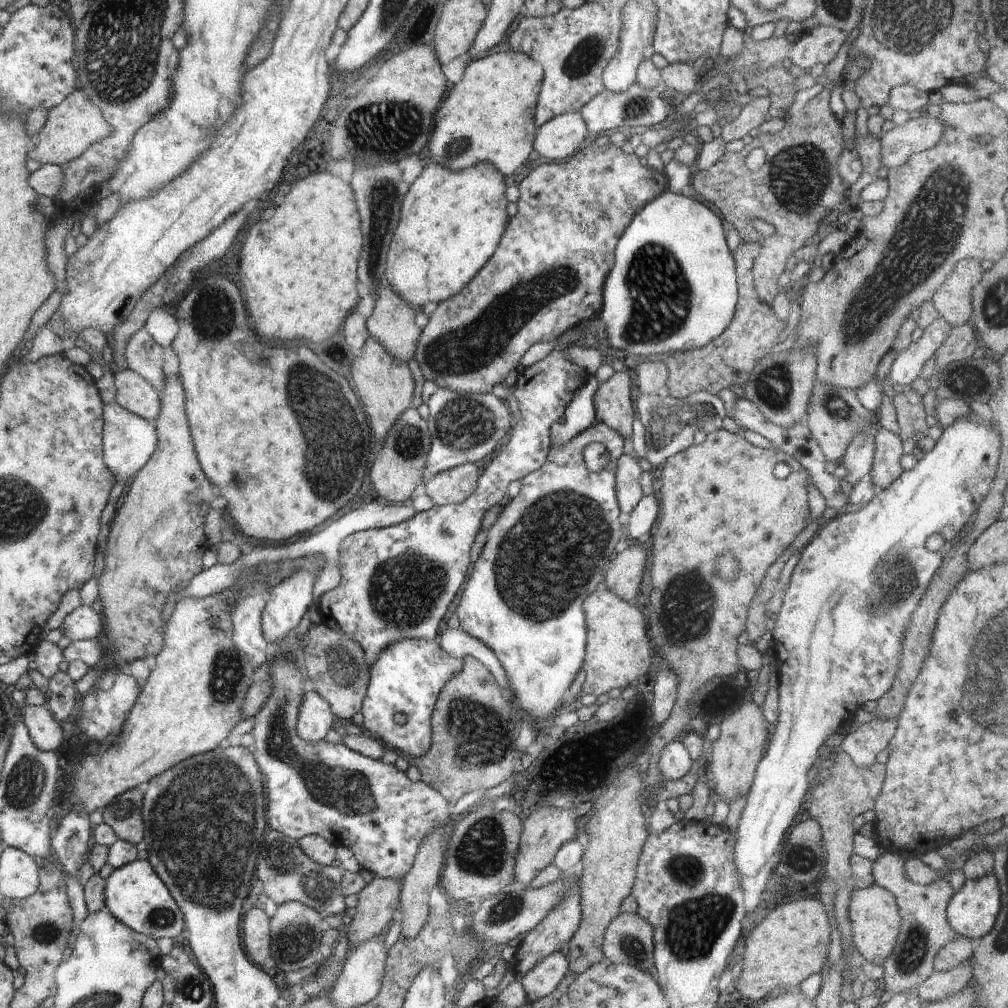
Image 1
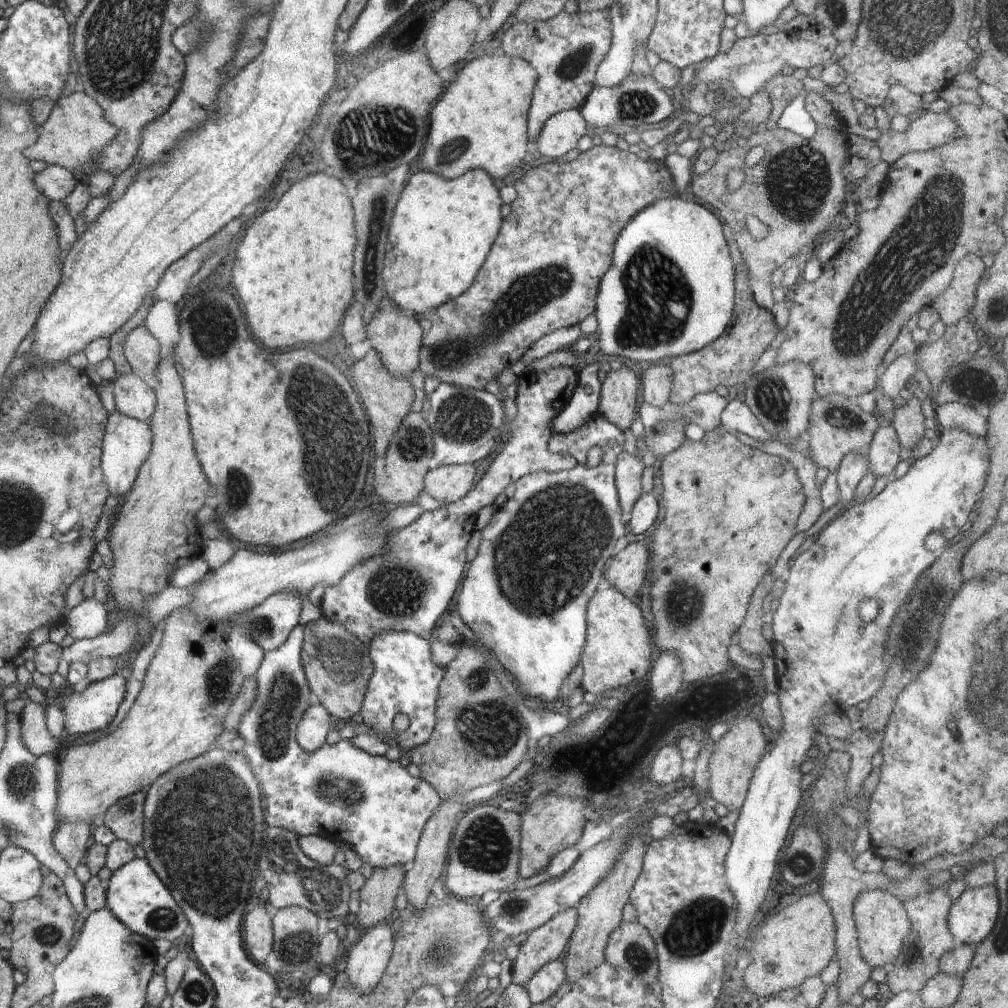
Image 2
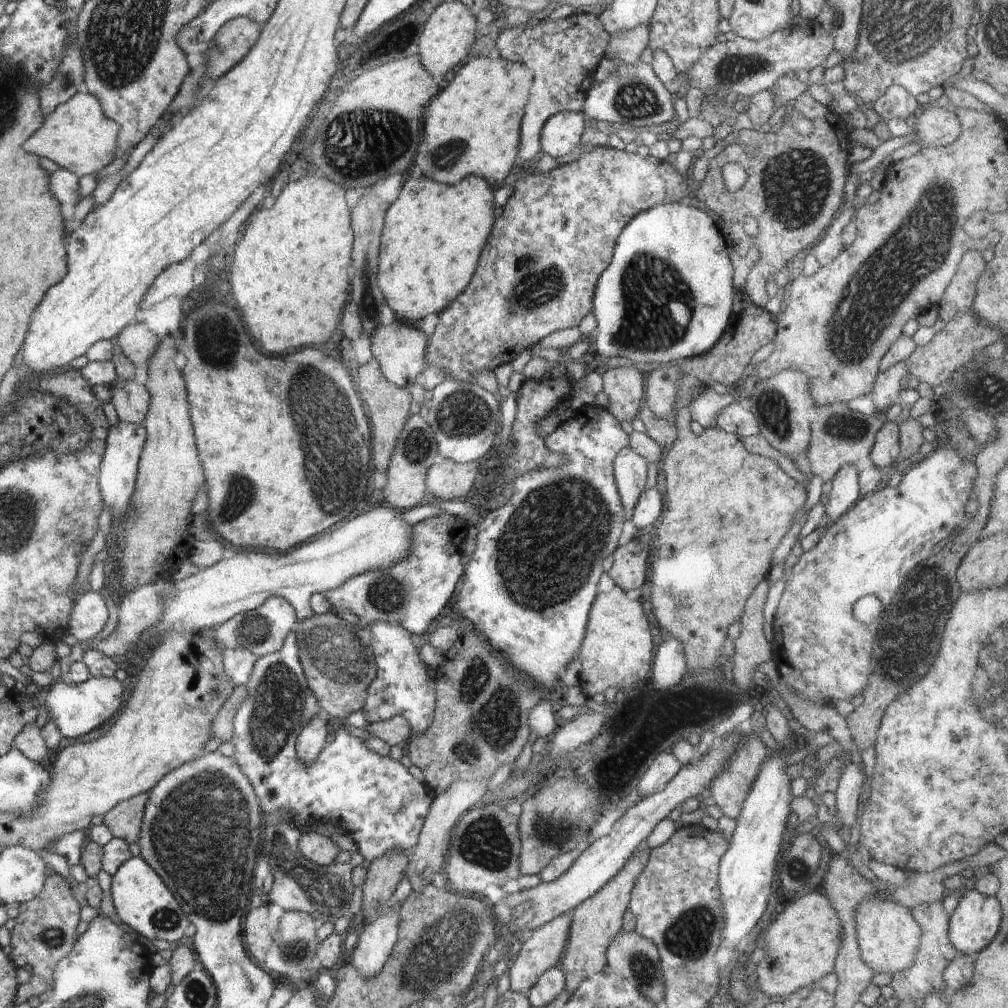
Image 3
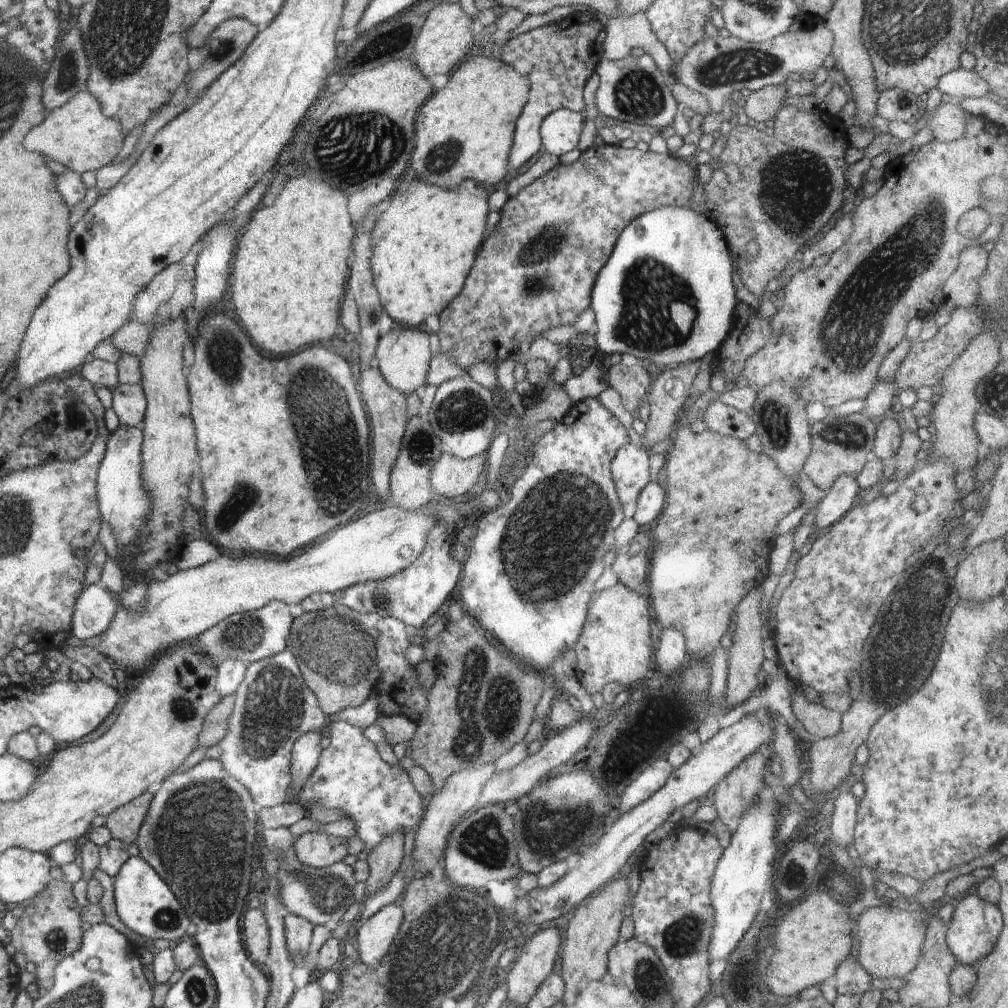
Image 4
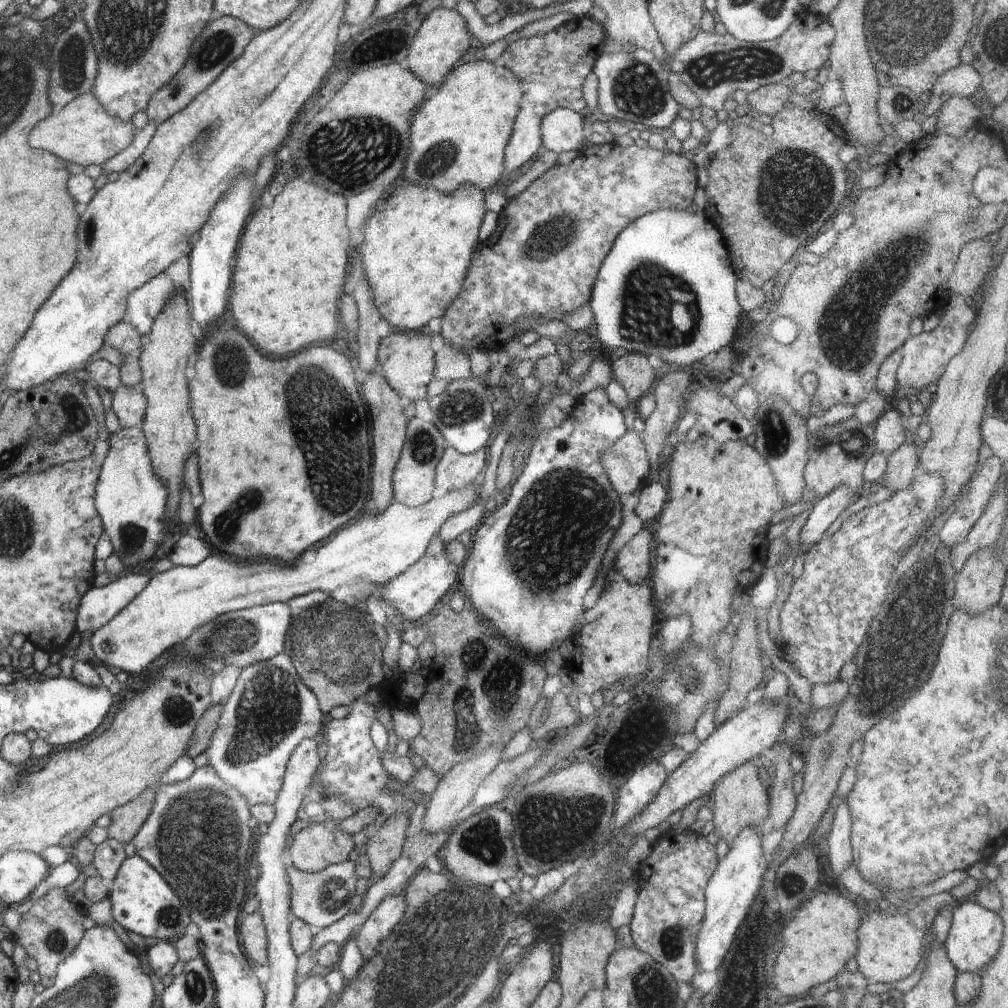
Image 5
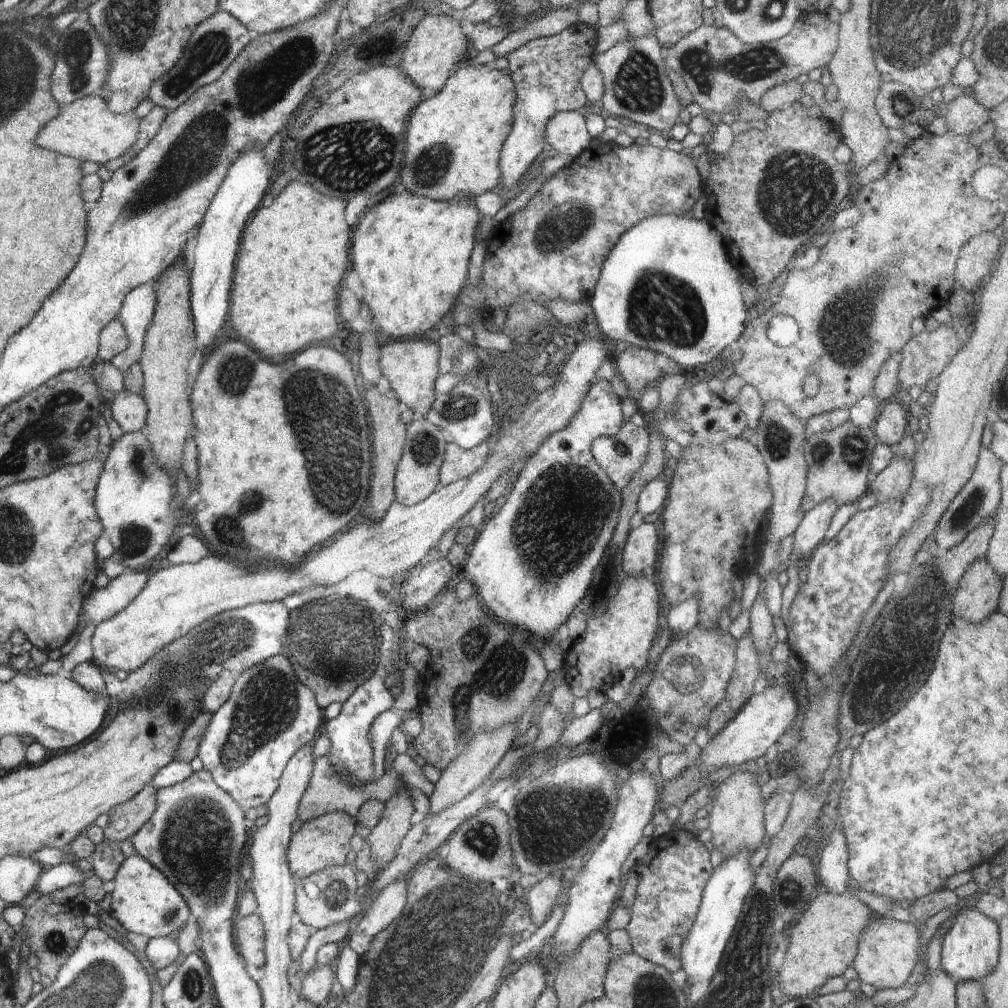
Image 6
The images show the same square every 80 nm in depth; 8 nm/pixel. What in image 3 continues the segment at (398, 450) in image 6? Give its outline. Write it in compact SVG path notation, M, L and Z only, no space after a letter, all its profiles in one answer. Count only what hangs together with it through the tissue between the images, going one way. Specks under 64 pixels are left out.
M371 357L364 365L357 366L357 394L361 402L366 406L366 413L369 415L370 428L372 431L372 460L375 467L381 472L388 468L390 455L394 450L400 432L406 424L410 413L410 401L412 395L409 389L397 387L391 383L381 371L379 362Z

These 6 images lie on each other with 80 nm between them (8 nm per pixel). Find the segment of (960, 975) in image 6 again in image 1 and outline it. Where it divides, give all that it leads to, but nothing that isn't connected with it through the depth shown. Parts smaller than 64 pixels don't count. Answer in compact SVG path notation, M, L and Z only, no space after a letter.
M993 870L975 879L965 879L963 885L953 893L947 906L947 919L956 934L977 942L994 926L1001 907L1001 892Z

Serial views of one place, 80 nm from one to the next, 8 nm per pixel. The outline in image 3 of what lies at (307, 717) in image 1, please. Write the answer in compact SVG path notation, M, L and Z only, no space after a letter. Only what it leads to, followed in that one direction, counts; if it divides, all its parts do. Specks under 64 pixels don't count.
M316 715L312 717L297 736L295 747L297 755L303 763L311 763L316 760L320 751L327 744L329 726L326 715Z

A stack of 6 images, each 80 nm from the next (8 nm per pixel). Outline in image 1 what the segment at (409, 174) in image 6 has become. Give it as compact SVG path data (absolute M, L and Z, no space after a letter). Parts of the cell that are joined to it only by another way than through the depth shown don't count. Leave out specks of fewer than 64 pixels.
M512 49L488 54L468 64L462 80L450 90L446 100L441 101L440 110L434 116L436 128L430 142L430 154L434 160L453 171L464 170L478 163L492 163L496 171L505 177L514 174L514 170L534 154L533 142L537 132L534 117L542 79L543 68L540 64L526 53L517 53Z

